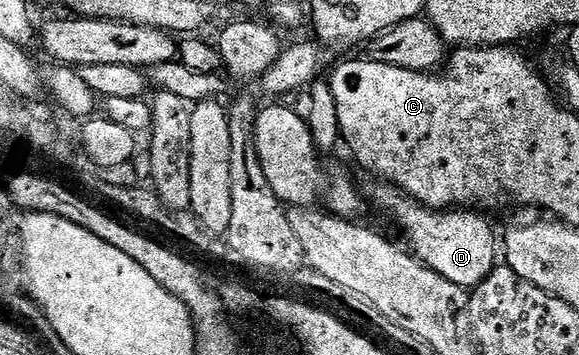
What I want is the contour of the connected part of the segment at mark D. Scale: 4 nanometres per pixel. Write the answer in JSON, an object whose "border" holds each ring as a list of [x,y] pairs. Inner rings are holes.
{"border":[[[385,182],[377,185],[379,188],[374,192],[374,200],[391,216],[402,228],[410,242],[409,249],[422,263],[426,264],[441,277],[447,278],[454,285],[470,290],[478,285],[480,281],[496,266],[496,238],[491,224],[483,217],[483,213],[471,209],[430,209],[422,204],[416,203],[411,196],[406,195],[398,188]]]}

